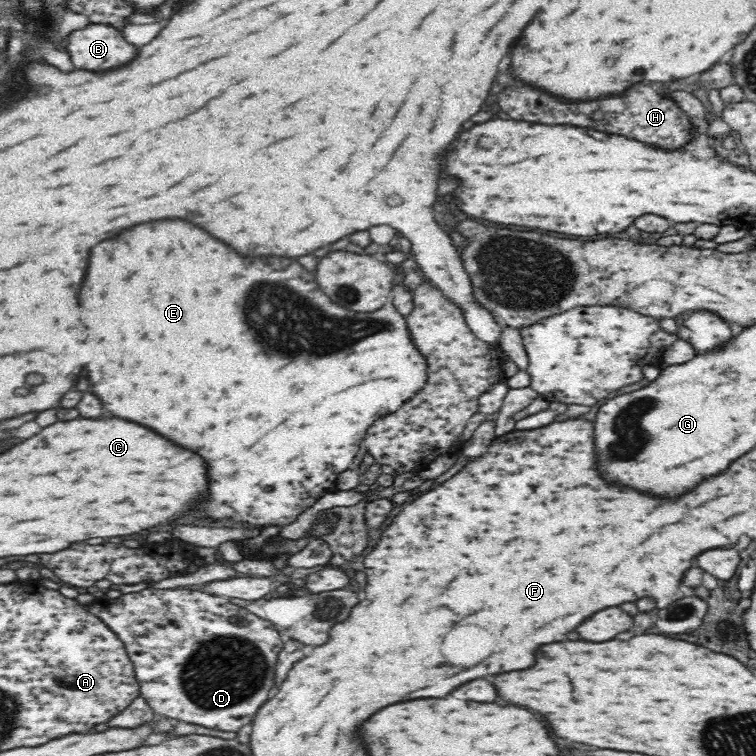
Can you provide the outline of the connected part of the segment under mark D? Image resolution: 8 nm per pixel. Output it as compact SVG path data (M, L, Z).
M186 586L176 589L144 589L142 592L122 594L116 599L100 598L97 602L100 604L89 604L87 609L98 618L101 618L112 632L118 635L118 638L124 642L127 653L133 662L135 668L135 677L139 682L140 696L147 700L155 714L167 718L176 718L185 723L204 726L206 728L222 731L224 734L235 734L240 728L248 727L254 720L262 704L274 693L275 682L275 664L277 663L280 651L284 646L284 637L276 630L272 623L252 614L244 607L232 604L229 598L224 596L212 595L204 590L190 590Z

